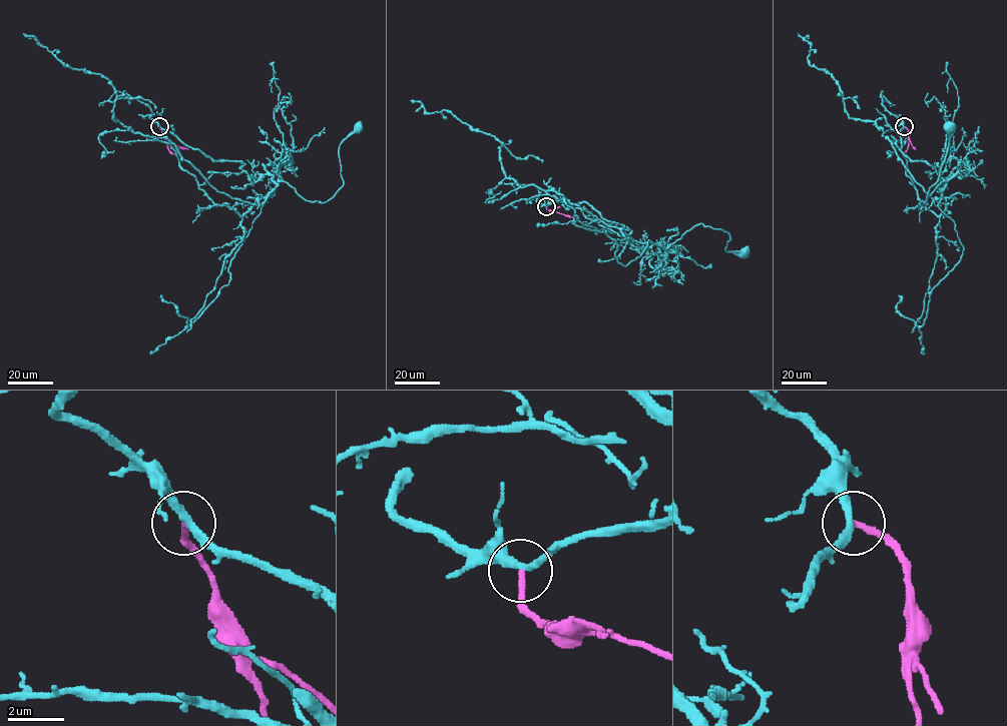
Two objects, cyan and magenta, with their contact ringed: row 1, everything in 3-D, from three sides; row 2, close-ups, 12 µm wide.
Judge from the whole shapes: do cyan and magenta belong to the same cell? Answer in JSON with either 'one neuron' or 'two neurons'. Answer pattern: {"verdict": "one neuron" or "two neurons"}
{"verdict": "two neurons"}

